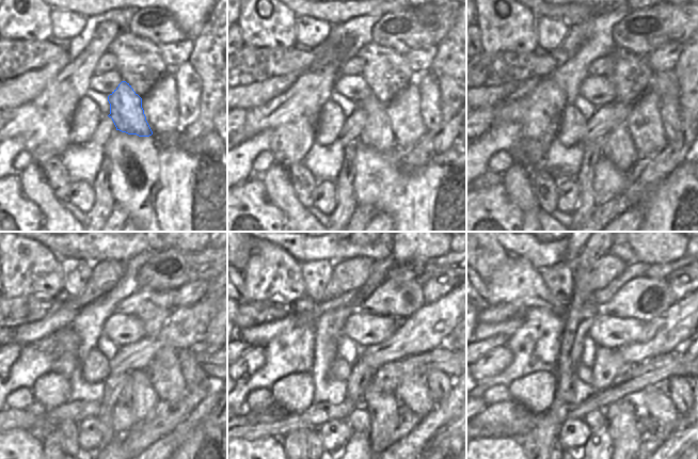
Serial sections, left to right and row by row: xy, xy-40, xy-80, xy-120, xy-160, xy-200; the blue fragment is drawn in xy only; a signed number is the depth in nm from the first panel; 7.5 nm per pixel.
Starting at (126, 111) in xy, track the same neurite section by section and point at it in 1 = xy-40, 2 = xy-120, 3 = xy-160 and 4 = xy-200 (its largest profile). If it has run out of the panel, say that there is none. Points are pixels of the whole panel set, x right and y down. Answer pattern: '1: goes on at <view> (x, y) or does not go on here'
1: goes on at xy-40 (377, 133)
2: goes on at xy-120 (139, 395)
3: goes on at xy-160 (382, 408)
4: goes on at xy-200 (621, 415)

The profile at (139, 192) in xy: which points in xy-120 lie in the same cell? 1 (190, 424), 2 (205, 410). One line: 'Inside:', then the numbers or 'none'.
Inside: none

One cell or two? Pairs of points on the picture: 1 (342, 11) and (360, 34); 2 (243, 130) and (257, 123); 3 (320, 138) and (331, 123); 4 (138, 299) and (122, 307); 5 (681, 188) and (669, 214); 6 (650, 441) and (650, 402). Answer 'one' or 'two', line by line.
1: two
2: one
3: one
4: one
5: one
6: two

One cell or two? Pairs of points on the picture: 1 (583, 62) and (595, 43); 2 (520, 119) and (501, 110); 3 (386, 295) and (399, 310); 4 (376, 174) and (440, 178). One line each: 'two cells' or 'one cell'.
1: one cell
2: one cell
3: one cell
4: one cell

